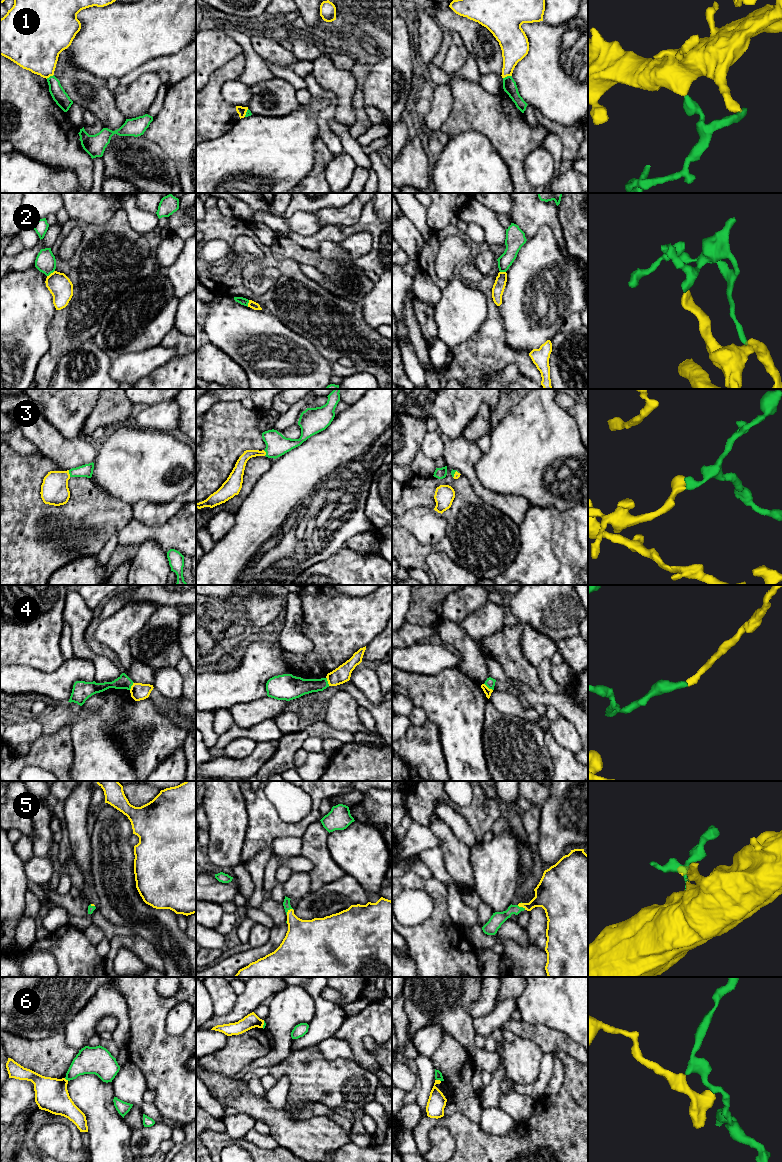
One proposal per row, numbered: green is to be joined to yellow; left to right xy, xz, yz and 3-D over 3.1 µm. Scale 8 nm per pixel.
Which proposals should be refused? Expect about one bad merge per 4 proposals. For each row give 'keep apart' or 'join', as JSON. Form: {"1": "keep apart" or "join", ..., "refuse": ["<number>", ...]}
{"1": "keep apart", "2": "keep apart", "3": "join", "4": "keep apart", "5": "join", "6": "keep apart", "refuse": ["1", "2", "4", "6"]}

